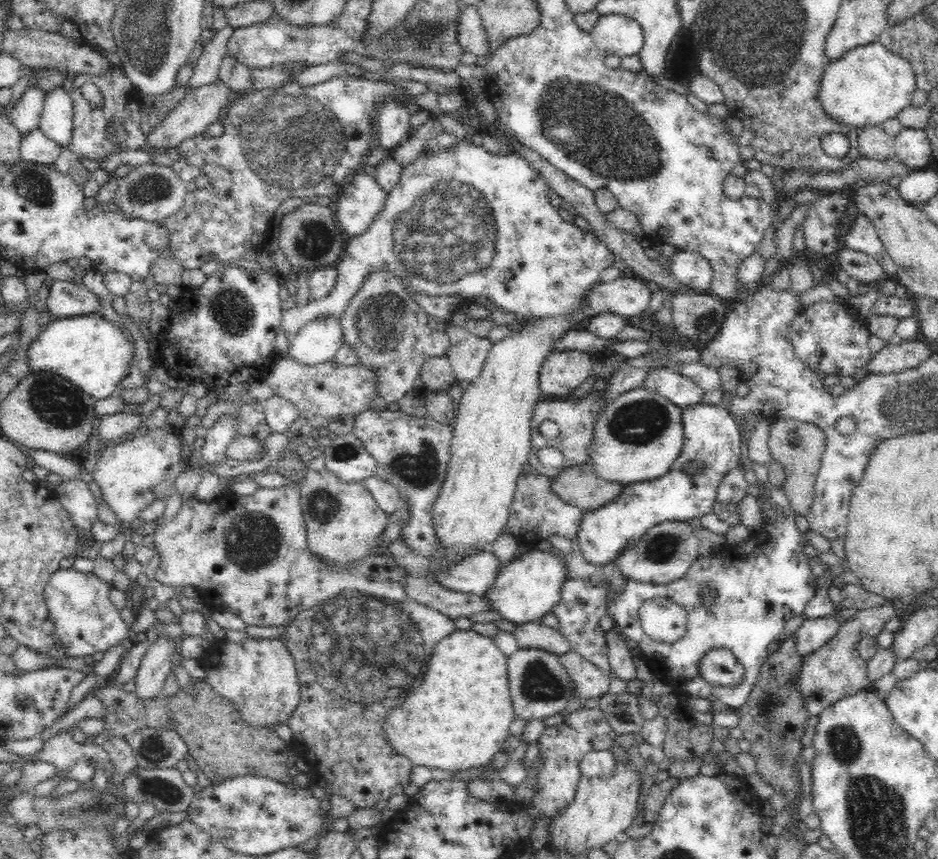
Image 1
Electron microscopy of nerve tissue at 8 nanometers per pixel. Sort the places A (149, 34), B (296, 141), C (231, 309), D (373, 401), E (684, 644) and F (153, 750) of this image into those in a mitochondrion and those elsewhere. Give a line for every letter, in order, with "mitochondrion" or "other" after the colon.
A: mitochondrion
B: mitochondrion
C: mitochondrion
D: other
E: other
F: mitochondrion

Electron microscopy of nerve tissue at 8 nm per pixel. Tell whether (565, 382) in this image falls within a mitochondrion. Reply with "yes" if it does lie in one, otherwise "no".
no

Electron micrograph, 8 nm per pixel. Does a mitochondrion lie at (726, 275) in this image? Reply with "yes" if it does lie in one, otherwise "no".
no

